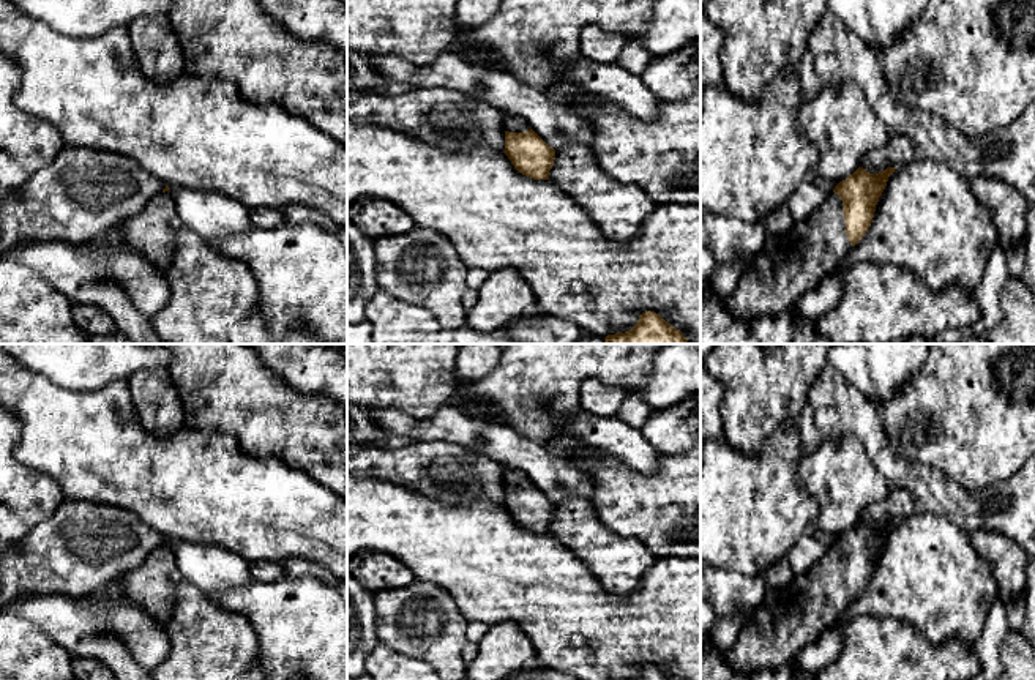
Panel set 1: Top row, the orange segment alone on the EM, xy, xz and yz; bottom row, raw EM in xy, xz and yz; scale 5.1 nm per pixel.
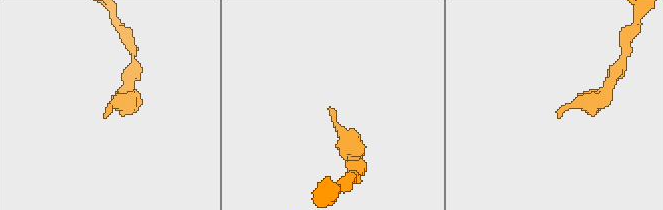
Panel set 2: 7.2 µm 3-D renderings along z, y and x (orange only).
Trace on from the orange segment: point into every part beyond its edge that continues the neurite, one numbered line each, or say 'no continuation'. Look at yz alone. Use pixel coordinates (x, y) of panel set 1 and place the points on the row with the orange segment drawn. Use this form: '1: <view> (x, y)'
1: yz (789, 265)

